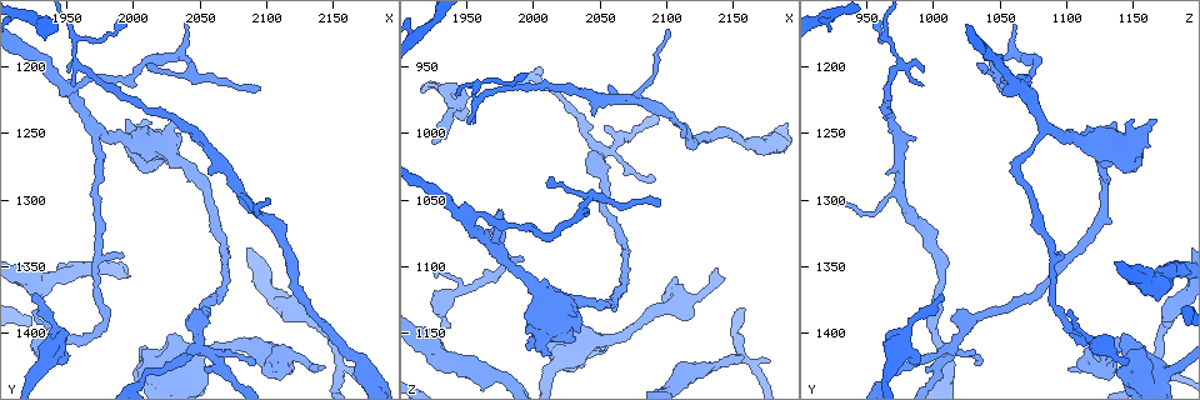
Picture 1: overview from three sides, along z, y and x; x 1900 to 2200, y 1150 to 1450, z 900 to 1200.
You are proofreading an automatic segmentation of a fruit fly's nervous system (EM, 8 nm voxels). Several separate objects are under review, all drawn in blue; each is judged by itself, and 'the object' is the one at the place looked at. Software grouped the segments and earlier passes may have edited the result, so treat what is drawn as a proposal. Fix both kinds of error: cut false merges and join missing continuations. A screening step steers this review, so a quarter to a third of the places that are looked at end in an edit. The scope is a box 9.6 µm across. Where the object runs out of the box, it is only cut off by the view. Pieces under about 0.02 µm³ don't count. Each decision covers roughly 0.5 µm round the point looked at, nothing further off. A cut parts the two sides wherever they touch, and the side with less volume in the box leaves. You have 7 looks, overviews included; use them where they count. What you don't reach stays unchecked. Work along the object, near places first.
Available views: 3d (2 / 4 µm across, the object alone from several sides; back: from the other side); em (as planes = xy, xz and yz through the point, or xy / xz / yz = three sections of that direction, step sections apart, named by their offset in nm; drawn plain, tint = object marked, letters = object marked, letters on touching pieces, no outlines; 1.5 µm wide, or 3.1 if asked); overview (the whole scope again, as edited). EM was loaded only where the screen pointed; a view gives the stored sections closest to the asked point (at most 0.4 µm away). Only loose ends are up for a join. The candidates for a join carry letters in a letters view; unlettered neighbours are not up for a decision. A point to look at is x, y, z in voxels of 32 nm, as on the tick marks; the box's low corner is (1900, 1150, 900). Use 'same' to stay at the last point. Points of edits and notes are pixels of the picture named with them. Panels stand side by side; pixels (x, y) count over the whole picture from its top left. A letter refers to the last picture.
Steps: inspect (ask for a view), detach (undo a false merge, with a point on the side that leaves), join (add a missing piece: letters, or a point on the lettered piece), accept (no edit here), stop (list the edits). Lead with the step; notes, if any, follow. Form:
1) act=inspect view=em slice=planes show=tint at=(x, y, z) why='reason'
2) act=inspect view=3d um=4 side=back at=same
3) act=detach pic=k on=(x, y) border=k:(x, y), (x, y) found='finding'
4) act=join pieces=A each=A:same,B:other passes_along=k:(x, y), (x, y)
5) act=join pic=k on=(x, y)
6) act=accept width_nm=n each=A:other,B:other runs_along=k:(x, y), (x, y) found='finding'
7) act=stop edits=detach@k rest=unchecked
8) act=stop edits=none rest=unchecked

act=inspect view=em slice=yz step=8 show=letters at=(2138, 1426, 1100)

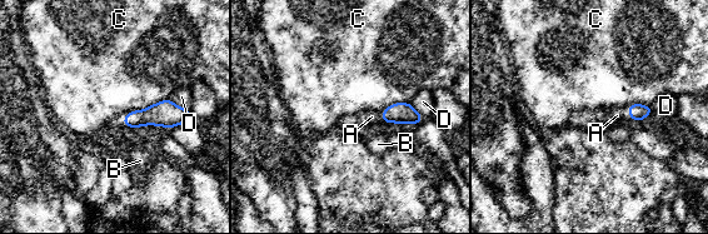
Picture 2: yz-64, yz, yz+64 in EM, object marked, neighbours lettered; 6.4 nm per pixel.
act=inspect view=em slice=xy step=4 show=letters at=same

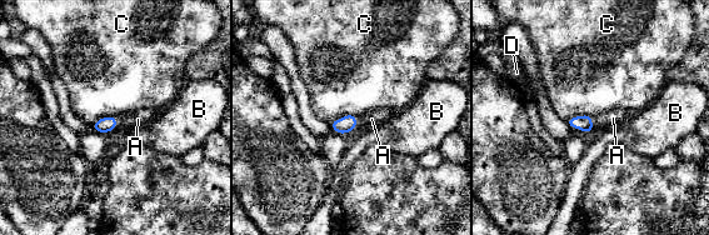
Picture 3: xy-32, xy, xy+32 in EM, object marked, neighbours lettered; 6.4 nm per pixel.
act=join pieces=A each=A:same,B:other,C:other,D:other passes_along=3:(348, 123), (355, 121), (372, 119) found='the neuron continues'

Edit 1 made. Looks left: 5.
act=inspect view=overview why='see it whole again'

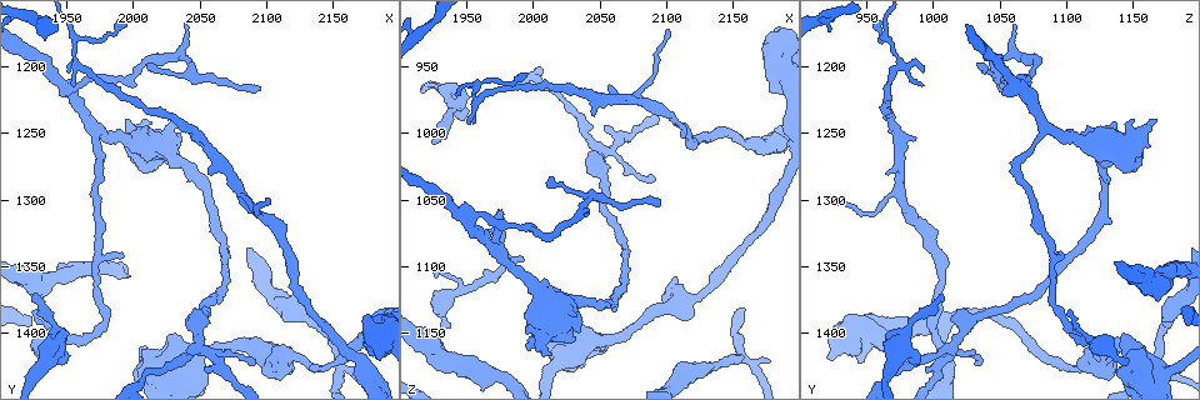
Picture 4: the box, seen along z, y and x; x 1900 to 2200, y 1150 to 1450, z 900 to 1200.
act=inspect view=3d um=2 at=(2090, 1426, 1032) why='tapers out'

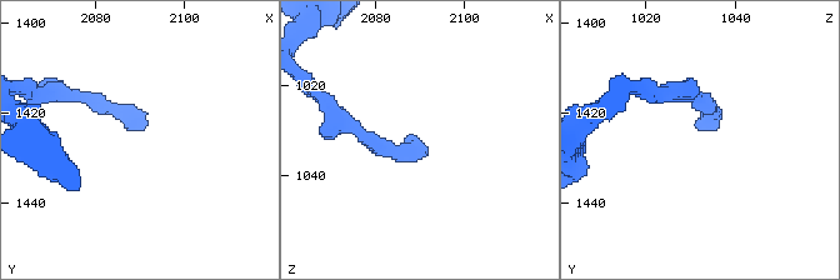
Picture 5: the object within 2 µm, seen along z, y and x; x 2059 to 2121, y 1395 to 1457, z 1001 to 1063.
act=inspect view=em slice=yz step=4 show=letters at=(2090, 1424, 1033) why='need the tissue'

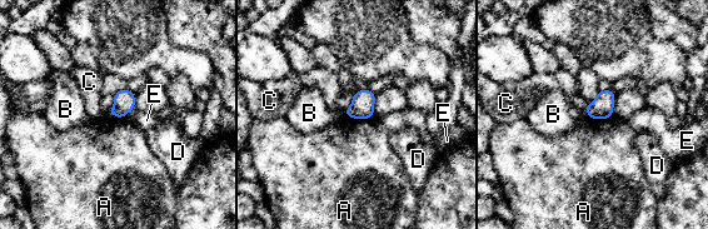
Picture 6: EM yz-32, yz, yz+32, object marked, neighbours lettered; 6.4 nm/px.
act=inspect view=em slice=planes show=letters at=same

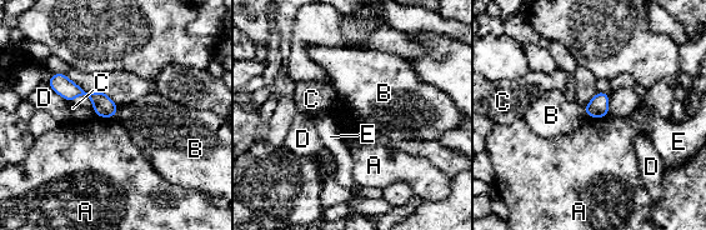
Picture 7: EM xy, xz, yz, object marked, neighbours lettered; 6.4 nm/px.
act=accept each=A:other,B:other,C:other,D:other,E:other runs_along=7:(53, 80), (114, 108) found='no lettered piece goes on from it'

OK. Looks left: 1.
act=stop edits=join@3 rest=unchecked

